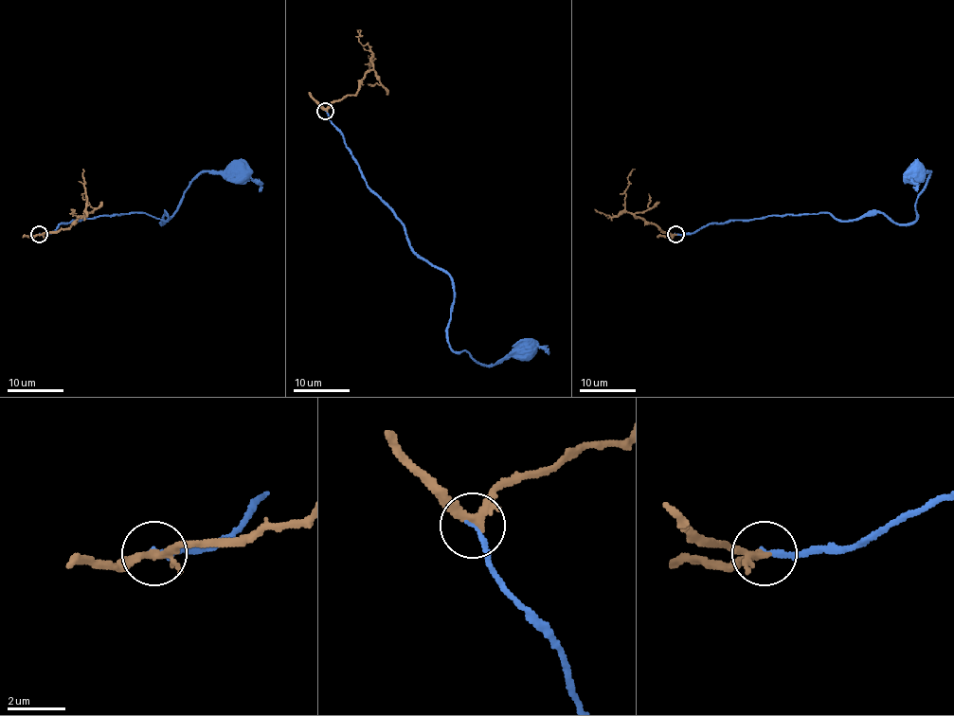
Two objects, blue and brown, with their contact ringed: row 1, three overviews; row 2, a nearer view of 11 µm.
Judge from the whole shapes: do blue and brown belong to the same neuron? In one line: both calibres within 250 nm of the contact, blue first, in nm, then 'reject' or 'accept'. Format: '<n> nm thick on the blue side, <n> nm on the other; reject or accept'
170 nm thick on the blue side, 200 nm on the other; accept

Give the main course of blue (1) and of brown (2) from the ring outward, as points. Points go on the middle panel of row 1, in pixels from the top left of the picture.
1: (325, 110), (361, 177), (401, 223), (409, 246), (450, 277), (448, 346), (488, 366), (523, 347), (527, 351)
2: (325, 110), (334, 101), (354, 95), (360, 80), (372, 68), (372, 60), (368, 69)

